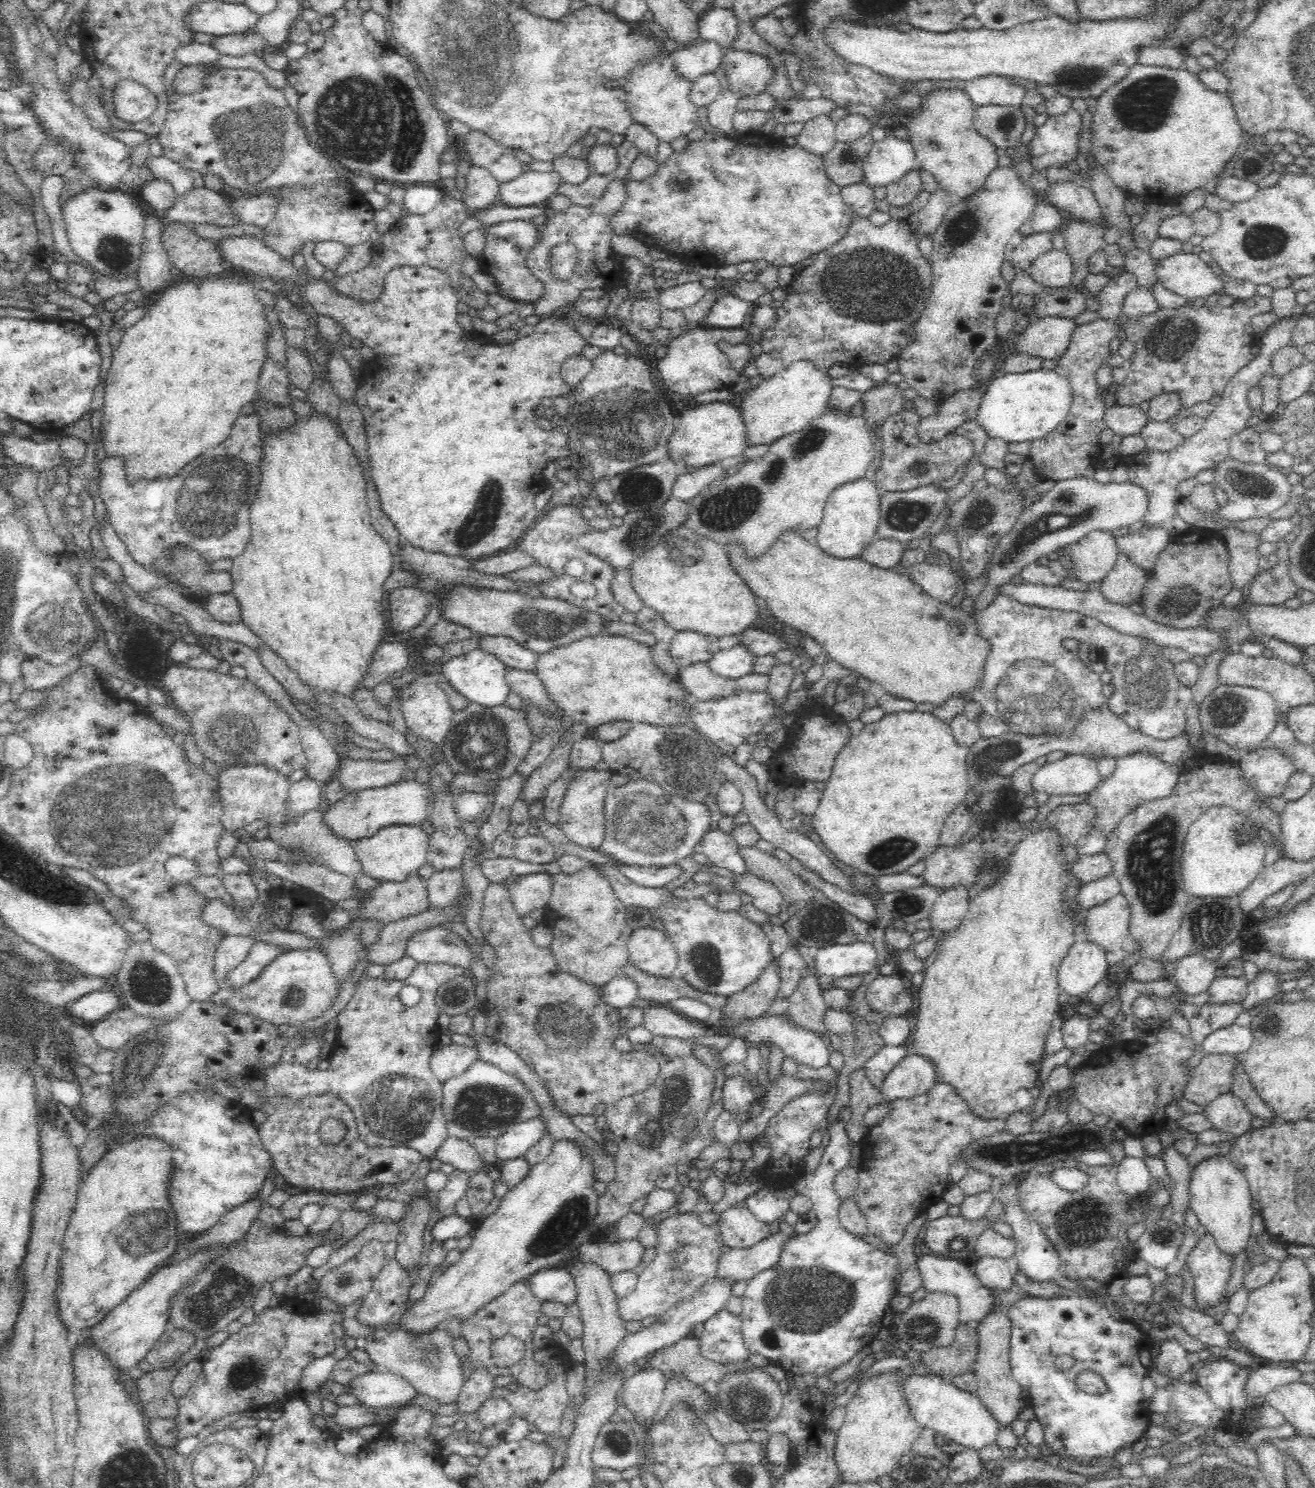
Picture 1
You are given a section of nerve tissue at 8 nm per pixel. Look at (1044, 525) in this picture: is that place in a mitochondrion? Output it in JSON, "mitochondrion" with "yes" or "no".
{"mitochondrion":"yes"}

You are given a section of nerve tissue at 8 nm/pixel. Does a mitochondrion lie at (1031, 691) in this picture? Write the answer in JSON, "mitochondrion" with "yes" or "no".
{"mitochondrion":"yes"}

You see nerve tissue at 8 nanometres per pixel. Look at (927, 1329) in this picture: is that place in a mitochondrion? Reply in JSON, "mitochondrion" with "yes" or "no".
{"mitochondrion":"yes"}

